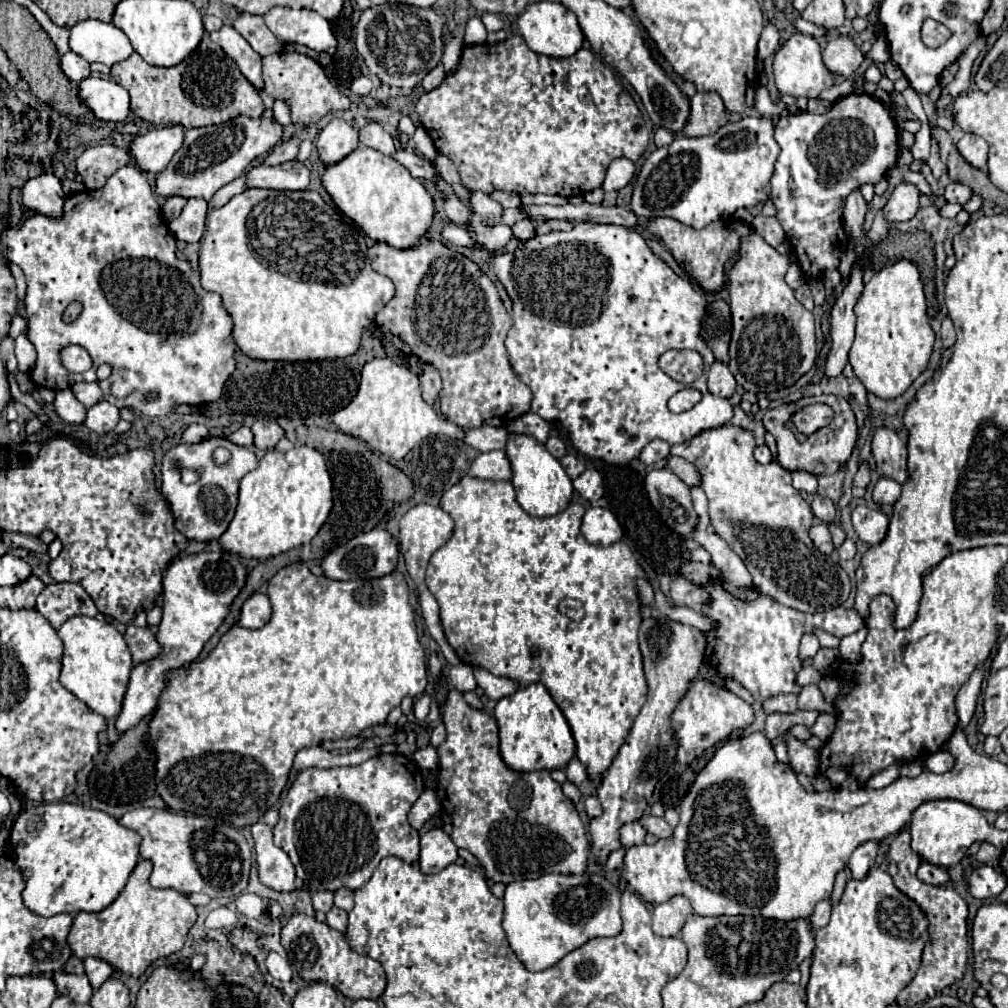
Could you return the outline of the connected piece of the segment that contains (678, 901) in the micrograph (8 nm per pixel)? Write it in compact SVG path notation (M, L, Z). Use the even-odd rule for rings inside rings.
M671 897L669 901L655 905L653 931L663 937L679 937L683 923L691 913L693 913L693 907L685 897Z

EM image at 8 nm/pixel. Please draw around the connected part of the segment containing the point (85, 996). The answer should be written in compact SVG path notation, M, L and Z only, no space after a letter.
M57 971L53 975L53 981L57 985L57 993L69 997L73 1003L85 1005L85 1003L89 1003L91 995L93 995L87 975L69 975L69 973Z

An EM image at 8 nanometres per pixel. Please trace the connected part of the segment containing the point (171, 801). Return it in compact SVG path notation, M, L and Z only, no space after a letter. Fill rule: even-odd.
M291 563L279 569L269 579L267 597L271 601L273 615L265 627L253 631L253 629L243 629L239 625L233 625L225 635L221 635L217 647L213 647L205 659L191 661L183 665L181 669L173 669L165 673L165 689L161 691L157 709L149 721L147 743L157 755L157 769L155 769L157 793L173 811L185 811L193 815L221 819L235 827L251 827L279 801L281 791L285 789L289 781L293 757L299 749L321 745L323 741L329 741L329 739L337 741L337 739L357 737L363 729L385 723L389 711L397 707L405 695L417 697L419 693L425 691L425 685L427 685L425 651L417 637L413 607L409 603L409 587L407 587L405 577L399 571L393 571L391 575L385 575L381 579L335 581L327 577L315 577L305 563Z

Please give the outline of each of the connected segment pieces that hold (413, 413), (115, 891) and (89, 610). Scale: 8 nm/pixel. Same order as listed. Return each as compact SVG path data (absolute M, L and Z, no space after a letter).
M389 357L365 363L361 385L355 397L343 409L331 413L329 419L339 431L359 437L375 451L393 459L403 459L419 441L433 433L445 433L453 439L463 439L465 435L465 429L455 427L451 421L441 421L437 413L423 401L419 377L409 367L395 365L395 361Z
M41 803L37 807L25 809L11 829L11 845L17 857L15 863L25 879L25 907L41 917L53 917L59 913L77 915L79 911L103 911L117 899L127 883L127 877L137 865L139 843L141 837L135 831L123 827L115 817L80 803Z
M51 583L37 597L37 611L59 629L69 617L97 615L97 607L89 593L77 583Z

